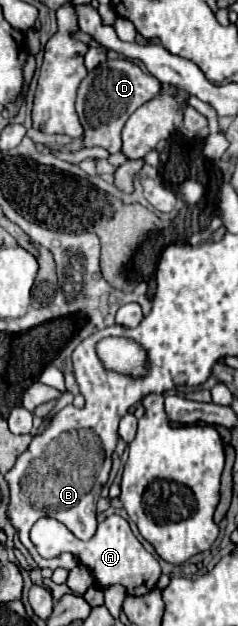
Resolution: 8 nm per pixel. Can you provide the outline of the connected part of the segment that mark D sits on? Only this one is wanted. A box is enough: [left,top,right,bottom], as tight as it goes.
[77,59,161,153]

